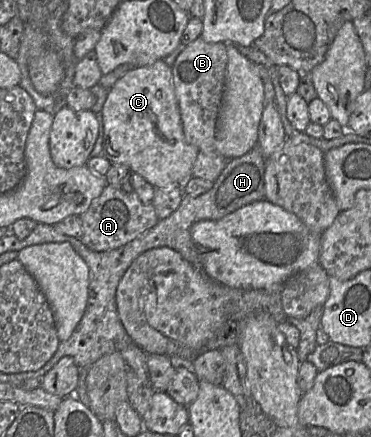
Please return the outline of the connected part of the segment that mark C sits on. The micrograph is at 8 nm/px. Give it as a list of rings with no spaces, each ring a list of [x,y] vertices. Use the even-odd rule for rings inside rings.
[[[164,59],[134,68],[109,90],[101,111],[104,125],[102,156],[112,164],[125,165],[156,189],[182,187],[192,177],[199,150],[186,140],[172,68]]]

